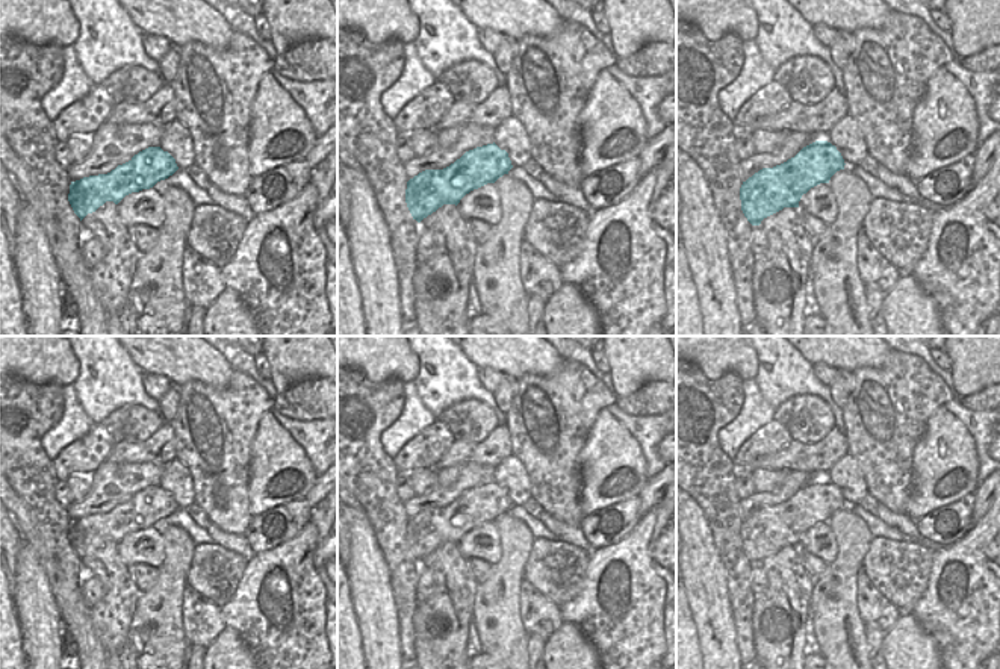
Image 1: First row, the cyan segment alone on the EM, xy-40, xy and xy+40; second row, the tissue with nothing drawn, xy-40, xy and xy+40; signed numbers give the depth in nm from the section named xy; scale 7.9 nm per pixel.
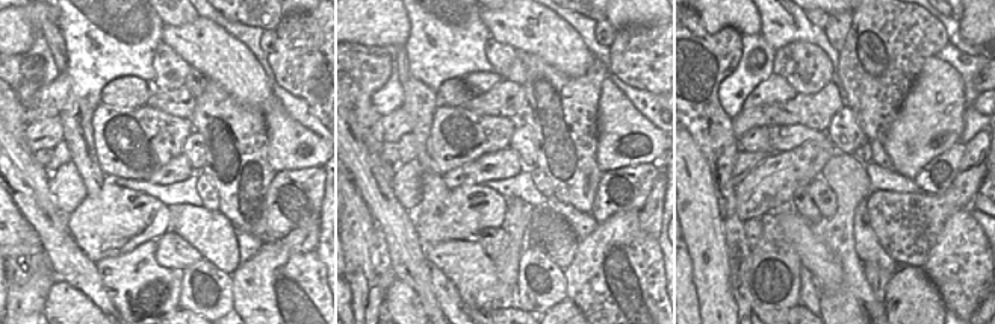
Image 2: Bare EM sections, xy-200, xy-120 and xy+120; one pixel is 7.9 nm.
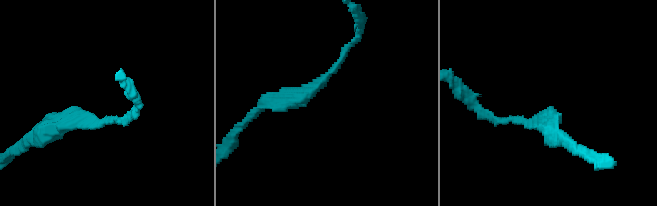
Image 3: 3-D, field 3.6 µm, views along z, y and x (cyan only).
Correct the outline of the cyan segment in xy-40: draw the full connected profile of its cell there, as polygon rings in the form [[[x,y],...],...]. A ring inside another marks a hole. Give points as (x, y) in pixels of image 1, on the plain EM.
[[[148,486],[107,513],[71,521],[68,540],[80,560],[106,540],[118,543],[126,534],[153,527],[179,509],[175,498],[160,486]]]

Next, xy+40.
[[[828,480],[803,486],[794,496],[762,507],[740,527],[741,549],[752,565],[784,546],[799,546],[803,533],[844,509],[841,492]]]

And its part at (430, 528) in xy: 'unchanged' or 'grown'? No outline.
unchanged

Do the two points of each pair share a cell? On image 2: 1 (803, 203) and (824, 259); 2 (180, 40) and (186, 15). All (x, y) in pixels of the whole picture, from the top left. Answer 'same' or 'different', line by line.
1: different
2: different

